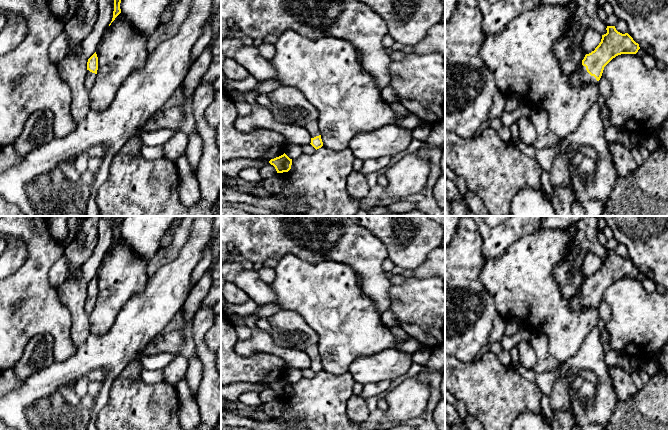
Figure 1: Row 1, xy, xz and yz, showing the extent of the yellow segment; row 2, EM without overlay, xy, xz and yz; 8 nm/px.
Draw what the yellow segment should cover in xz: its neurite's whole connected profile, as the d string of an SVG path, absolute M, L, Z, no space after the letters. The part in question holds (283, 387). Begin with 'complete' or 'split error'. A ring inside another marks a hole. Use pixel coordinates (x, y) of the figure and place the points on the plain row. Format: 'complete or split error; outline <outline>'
complete; outline M285 377L279 381L271 383L269 385L277 395L277 397L288 396L291 393L292 383L290 383Z

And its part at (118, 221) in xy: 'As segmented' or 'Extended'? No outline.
As segmented

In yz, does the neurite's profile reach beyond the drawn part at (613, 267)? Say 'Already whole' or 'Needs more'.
Needs more

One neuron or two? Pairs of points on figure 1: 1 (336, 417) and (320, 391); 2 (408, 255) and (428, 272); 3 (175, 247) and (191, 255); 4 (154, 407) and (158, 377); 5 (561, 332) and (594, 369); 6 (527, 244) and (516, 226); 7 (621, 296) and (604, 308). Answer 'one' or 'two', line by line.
1: one
2: two
3: two
4: two
5: two
6: two
7: two

